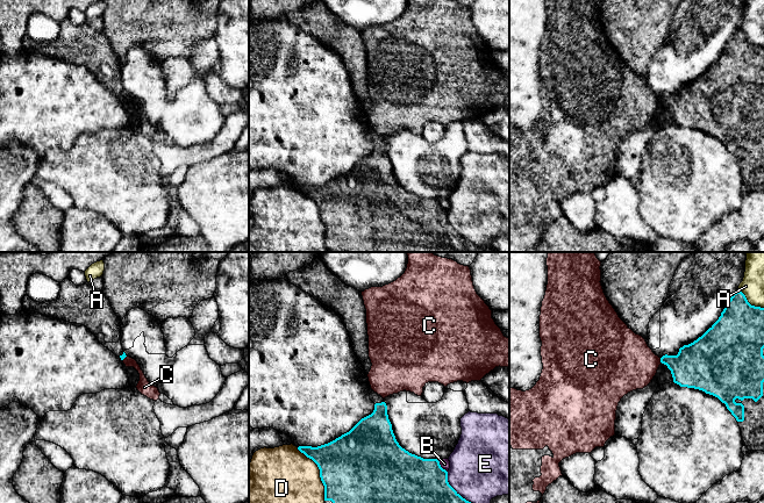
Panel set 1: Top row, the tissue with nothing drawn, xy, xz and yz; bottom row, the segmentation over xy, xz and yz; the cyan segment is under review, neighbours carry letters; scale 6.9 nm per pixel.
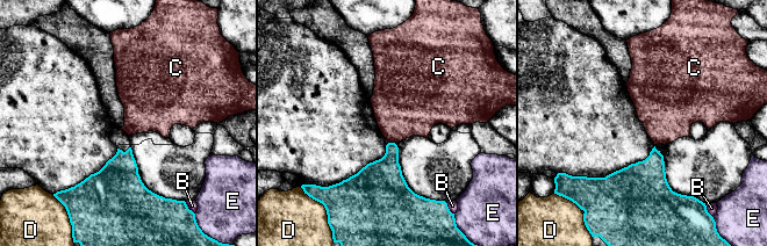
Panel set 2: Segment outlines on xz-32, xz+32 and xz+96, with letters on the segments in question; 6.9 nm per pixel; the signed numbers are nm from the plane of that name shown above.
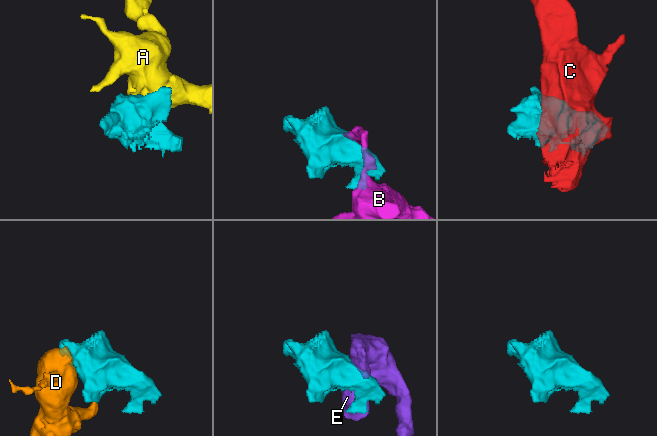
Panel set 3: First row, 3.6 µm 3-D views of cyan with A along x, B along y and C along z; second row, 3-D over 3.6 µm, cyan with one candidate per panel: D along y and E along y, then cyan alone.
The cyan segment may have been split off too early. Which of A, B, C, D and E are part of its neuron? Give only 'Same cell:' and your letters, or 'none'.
Same cell: none

